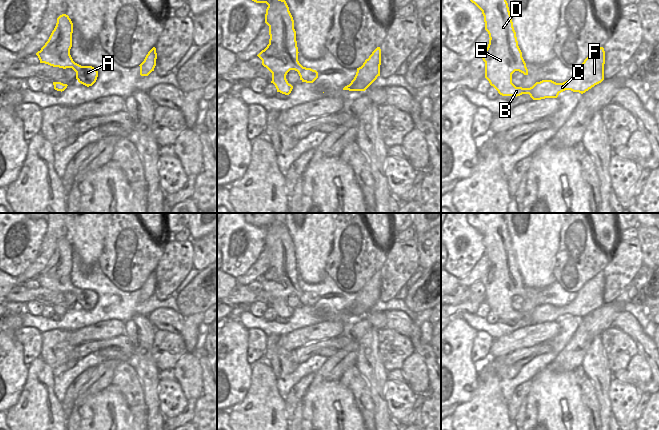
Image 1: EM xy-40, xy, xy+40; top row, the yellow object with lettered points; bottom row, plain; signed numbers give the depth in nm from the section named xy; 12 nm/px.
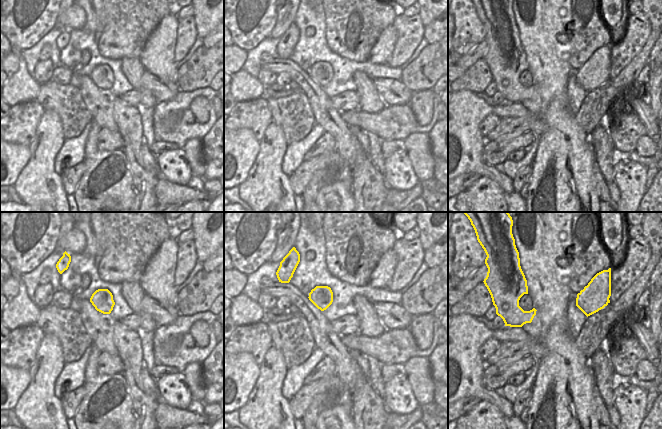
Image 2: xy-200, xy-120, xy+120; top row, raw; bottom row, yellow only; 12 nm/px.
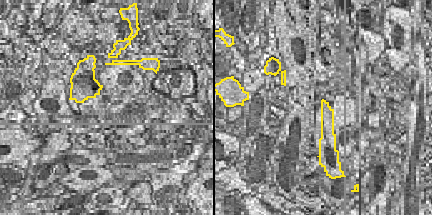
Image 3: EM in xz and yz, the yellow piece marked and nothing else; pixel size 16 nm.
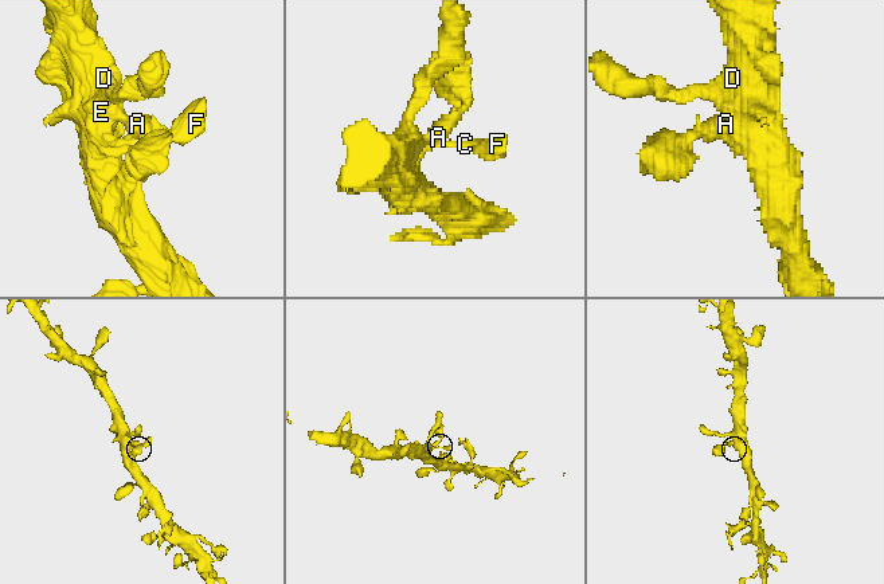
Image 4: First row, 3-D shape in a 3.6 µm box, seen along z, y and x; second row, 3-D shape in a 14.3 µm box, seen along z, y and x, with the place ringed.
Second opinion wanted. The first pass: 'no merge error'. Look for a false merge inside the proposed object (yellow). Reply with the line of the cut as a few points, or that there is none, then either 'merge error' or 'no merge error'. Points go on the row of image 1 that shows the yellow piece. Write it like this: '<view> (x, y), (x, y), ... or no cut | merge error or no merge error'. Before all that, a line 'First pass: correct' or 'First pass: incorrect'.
First pass: correct
no cut | no merge error

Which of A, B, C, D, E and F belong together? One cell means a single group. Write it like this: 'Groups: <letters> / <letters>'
Groups: A B C D E F.

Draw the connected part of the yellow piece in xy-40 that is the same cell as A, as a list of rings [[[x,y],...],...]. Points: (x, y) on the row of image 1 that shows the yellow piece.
[[[66,14],[60,15],[48,41],[36,55],[40,63],[63,69],[72,68],[79,83],[92,86],[97,80],[98,71],[92,66],[81,66],[73,61],[70,55],[72,33],[71,19]]]

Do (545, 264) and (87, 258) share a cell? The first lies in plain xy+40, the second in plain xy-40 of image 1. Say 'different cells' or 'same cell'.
same cell

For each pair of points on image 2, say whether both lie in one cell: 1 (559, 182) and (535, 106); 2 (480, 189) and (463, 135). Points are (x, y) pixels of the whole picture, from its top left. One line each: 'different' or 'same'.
1: same
2: different

